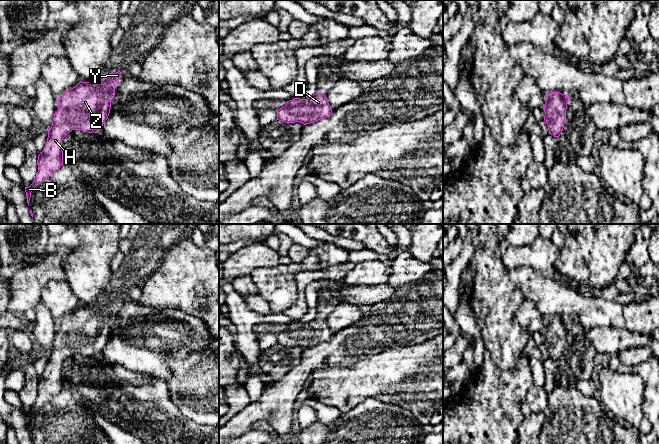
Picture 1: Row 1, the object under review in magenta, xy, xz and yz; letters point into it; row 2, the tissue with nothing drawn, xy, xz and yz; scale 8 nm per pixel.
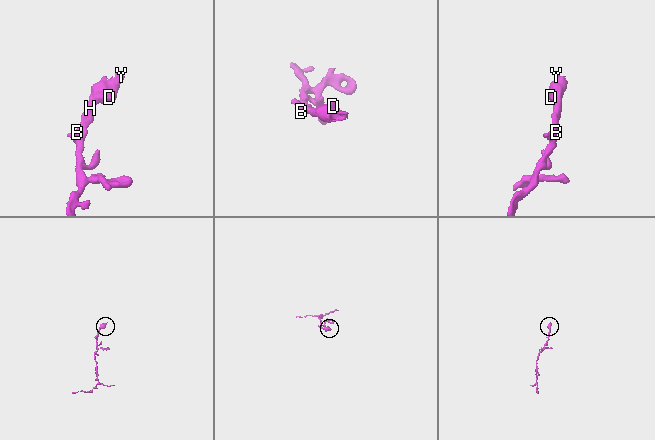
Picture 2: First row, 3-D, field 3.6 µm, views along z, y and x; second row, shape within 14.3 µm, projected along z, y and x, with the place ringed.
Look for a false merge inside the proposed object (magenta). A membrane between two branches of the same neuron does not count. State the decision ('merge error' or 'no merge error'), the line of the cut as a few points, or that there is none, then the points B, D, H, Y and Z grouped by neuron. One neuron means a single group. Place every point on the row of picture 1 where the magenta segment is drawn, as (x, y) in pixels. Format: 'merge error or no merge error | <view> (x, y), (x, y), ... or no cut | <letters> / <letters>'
no merge error | no cut | B D H Y Z

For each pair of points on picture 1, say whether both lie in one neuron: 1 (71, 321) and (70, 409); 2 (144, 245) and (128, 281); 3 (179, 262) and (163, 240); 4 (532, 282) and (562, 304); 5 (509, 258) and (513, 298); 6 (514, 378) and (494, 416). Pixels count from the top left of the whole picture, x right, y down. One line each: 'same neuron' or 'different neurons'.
1: different neurons
2: same neuron
3: different neurons
4: same neuron
5: different neurons
6: same neuron

